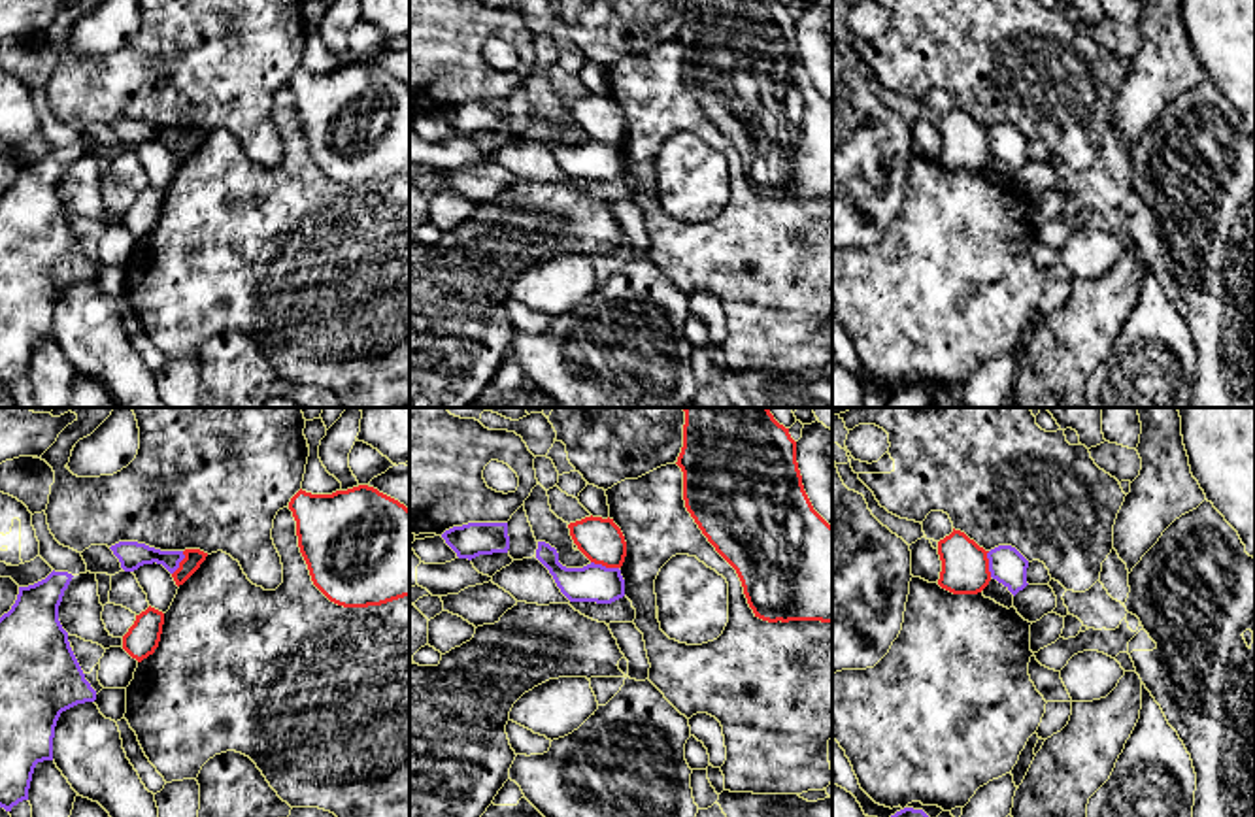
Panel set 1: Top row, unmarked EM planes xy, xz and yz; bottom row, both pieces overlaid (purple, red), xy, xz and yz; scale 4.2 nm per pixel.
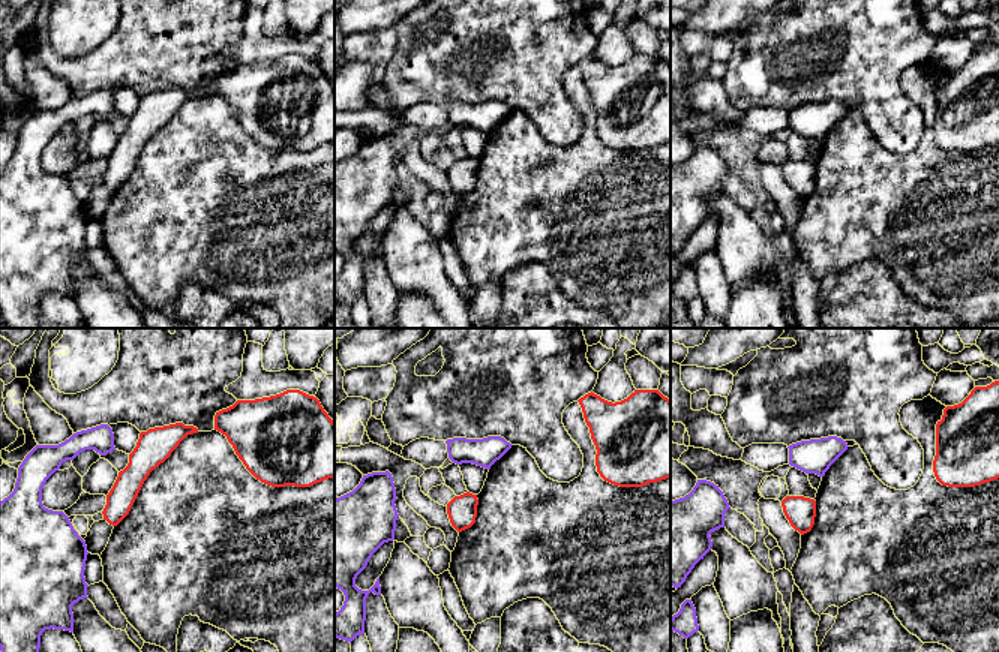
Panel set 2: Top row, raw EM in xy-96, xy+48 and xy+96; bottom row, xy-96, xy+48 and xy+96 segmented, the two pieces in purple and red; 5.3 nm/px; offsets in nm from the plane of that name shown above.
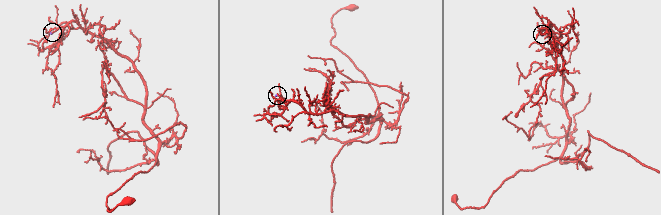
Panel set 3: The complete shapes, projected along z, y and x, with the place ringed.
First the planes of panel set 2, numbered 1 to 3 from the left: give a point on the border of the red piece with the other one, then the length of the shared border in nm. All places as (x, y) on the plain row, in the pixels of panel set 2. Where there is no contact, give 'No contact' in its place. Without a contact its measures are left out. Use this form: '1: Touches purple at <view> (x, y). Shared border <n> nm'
1: No contact
2: No contact
3: No contact

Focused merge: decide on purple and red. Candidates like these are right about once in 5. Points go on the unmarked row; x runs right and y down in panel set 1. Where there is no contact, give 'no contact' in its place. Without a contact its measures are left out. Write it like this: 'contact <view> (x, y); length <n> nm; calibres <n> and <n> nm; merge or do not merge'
contact xz (604, 144); length 120 nm; calibres 160 and 190 nm; do not merge

